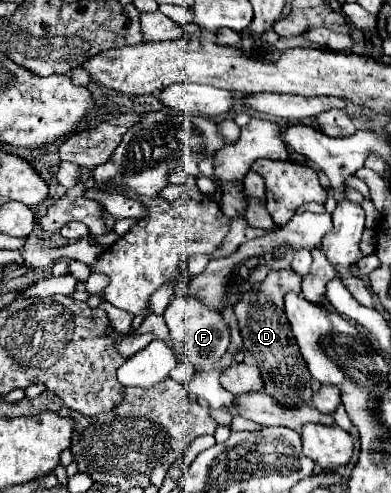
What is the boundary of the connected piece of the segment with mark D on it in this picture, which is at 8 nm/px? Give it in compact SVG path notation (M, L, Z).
M271 270L261 284L265 300L241 300L235 306L235 316L241 328L245 350L249 350L263 374L265 392L271 394L283 406L297 406L301 402L311 402L311 374L307 364L299 354L299 346L291 334L289 322L283 312L283 296L287 292L301 292L301 278L289 270Z

